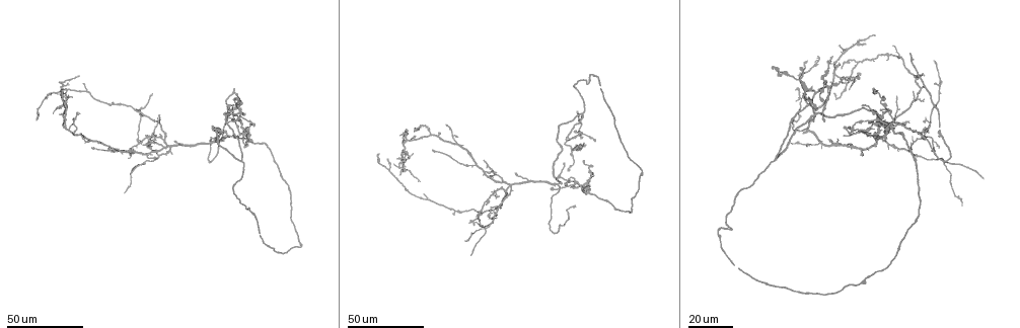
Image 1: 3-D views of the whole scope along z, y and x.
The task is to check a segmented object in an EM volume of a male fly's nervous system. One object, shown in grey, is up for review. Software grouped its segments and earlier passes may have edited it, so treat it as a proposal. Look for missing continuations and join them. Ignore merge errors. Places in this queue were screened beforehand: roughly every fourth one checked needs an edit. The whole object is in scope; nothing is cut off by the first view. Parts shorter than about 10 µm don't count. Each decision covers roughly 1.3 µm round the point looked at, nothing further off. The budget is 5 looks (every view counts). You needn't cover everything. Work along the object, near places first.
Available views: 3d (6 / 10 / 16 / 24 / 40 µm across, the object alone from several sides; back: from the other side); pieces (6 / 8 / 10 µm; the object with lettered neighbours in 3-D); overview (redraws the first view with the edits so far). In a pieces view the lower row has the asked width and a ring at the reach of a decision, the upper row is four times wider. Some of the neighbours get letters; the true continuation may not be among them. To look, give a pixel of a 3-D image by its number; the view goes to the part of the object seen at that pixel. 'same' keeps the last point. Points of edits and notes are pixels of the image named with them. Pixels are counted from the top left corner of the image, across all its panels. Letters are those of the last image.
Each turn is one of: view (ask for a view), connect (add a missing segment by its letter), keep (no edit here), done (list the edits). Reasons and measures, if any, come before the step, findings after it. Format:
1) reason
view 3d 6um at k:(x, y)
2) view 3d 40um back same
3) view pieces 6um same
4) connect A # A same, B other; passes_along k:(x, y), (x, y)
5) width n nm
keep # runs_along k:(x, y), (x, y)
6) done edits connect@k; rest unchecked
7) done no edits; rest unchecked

free end
view 3d 40um at 1:(912, 91)

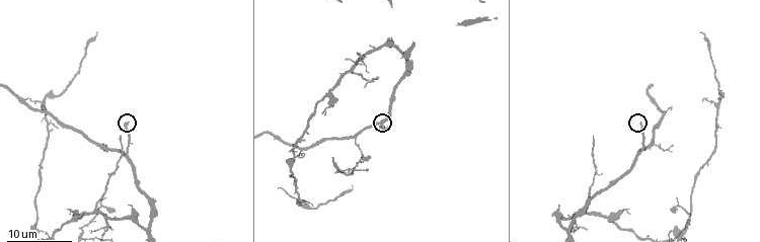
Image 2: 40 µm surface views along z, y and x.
view pieces 6um at 2:(639, 121)

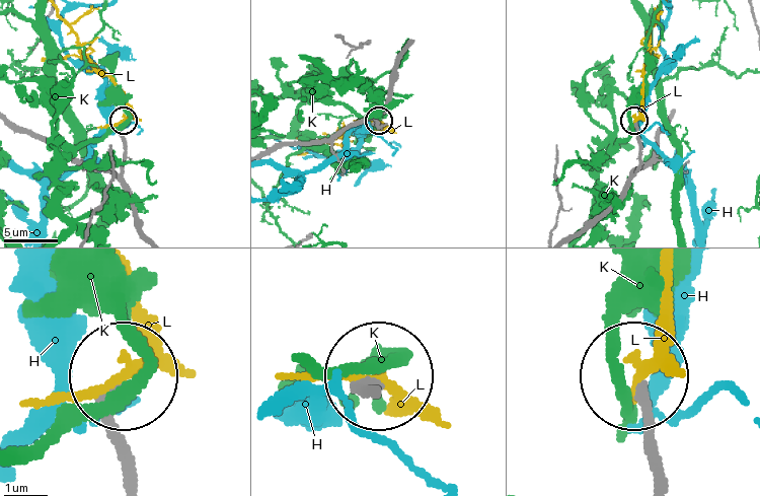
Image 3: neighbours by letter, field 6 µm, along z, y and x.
keep # H other, K other, L other; runs_along 3:(584, 231), (617, 202), (636, 168), (636, 123); no lettered segment goes on from it

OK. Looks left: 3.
stops while still wide
view 3d 40um at 1:(847, 128)

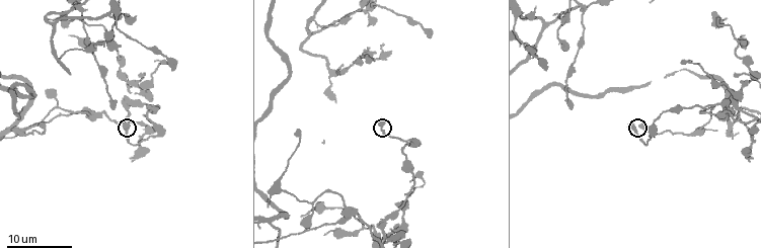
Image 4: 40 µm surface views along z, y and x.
view pieces 6um at 4:(122, 124)

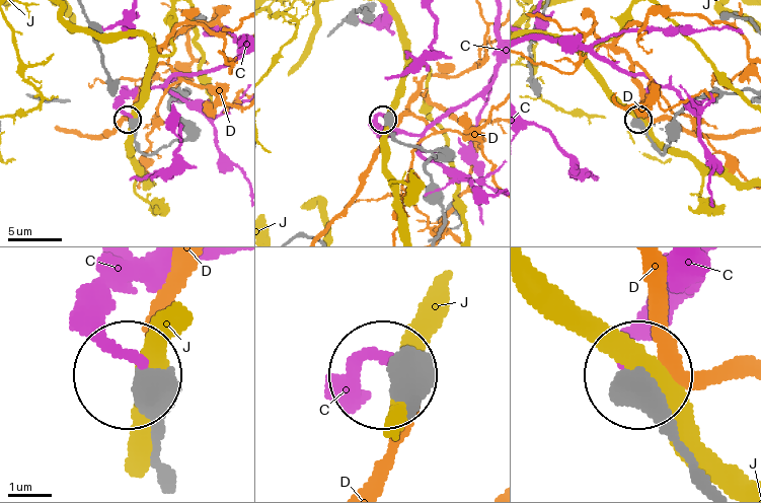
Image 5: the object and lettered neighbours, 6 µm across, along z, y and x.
keep # C other, D other, J other; runs_along 5:(443, 217), (427, 166), (440, 151), (399, 141), (386, 121); no lettered segment goes on from it

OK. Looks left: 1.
done no edits; rest unchecked

